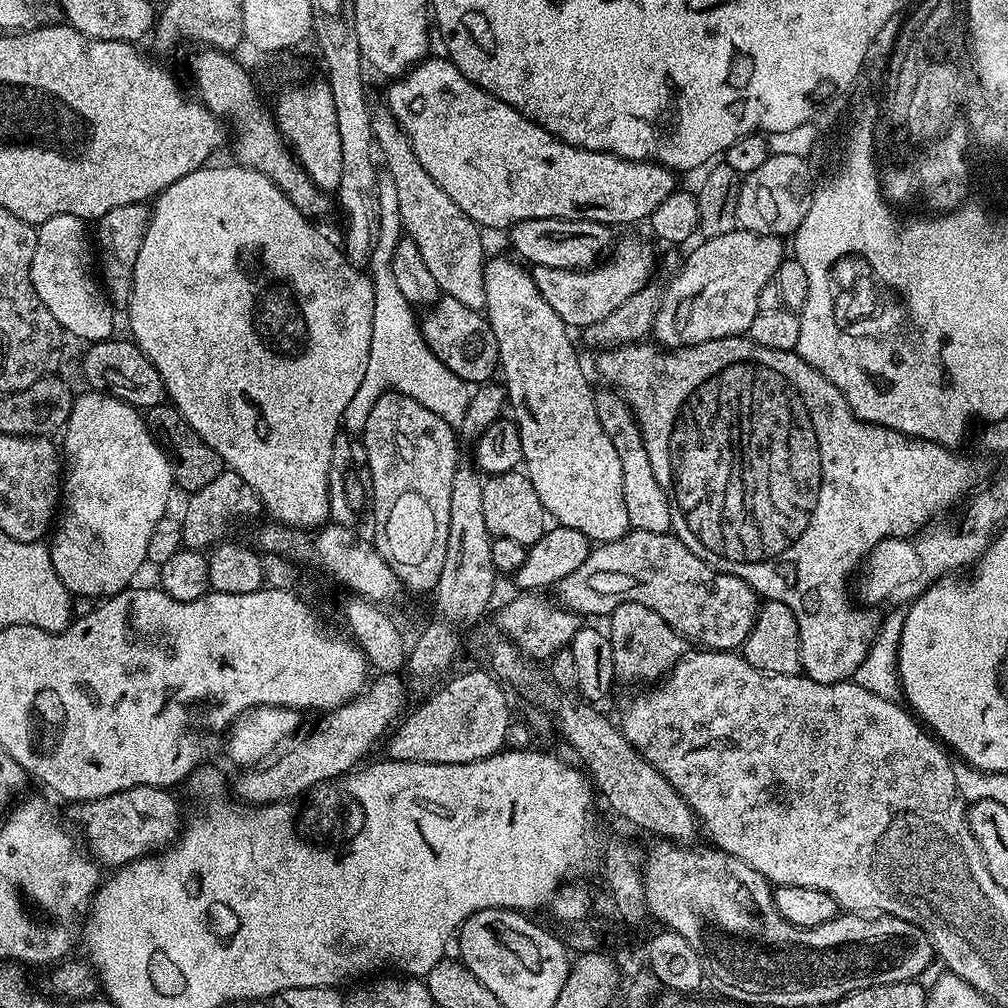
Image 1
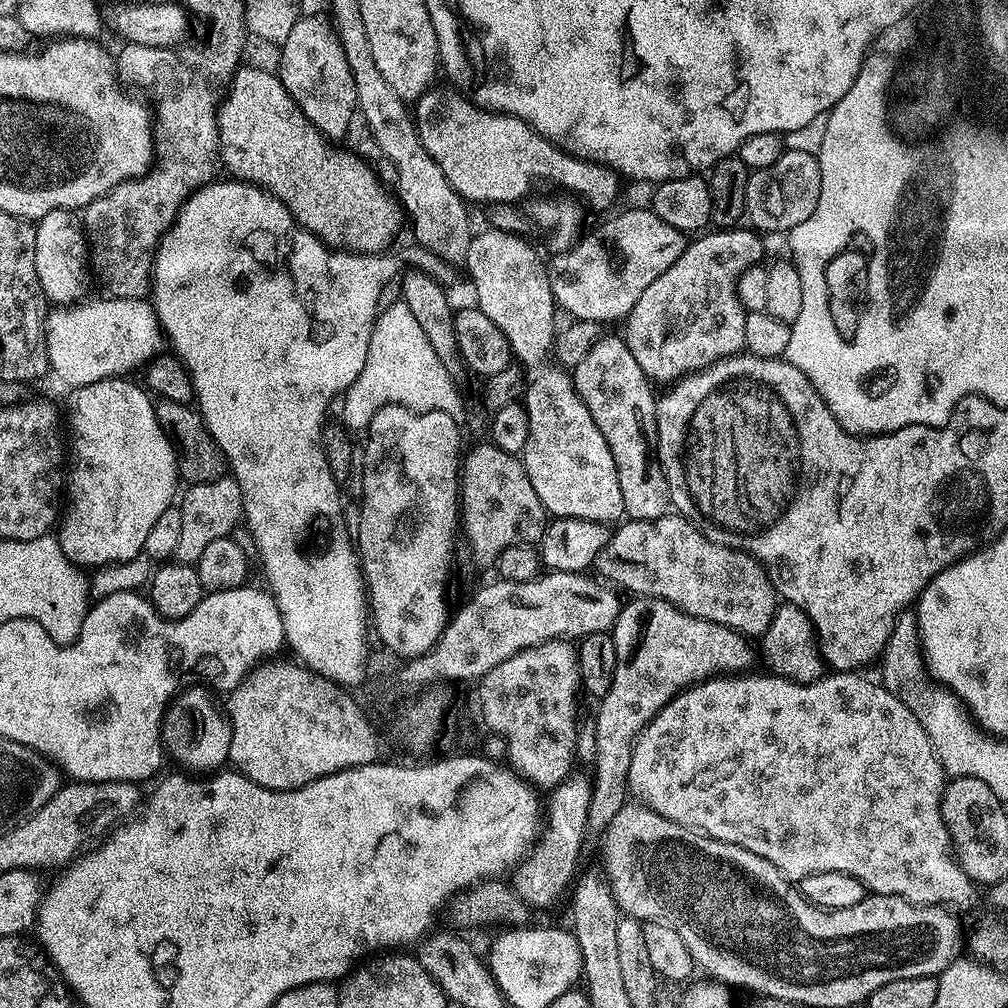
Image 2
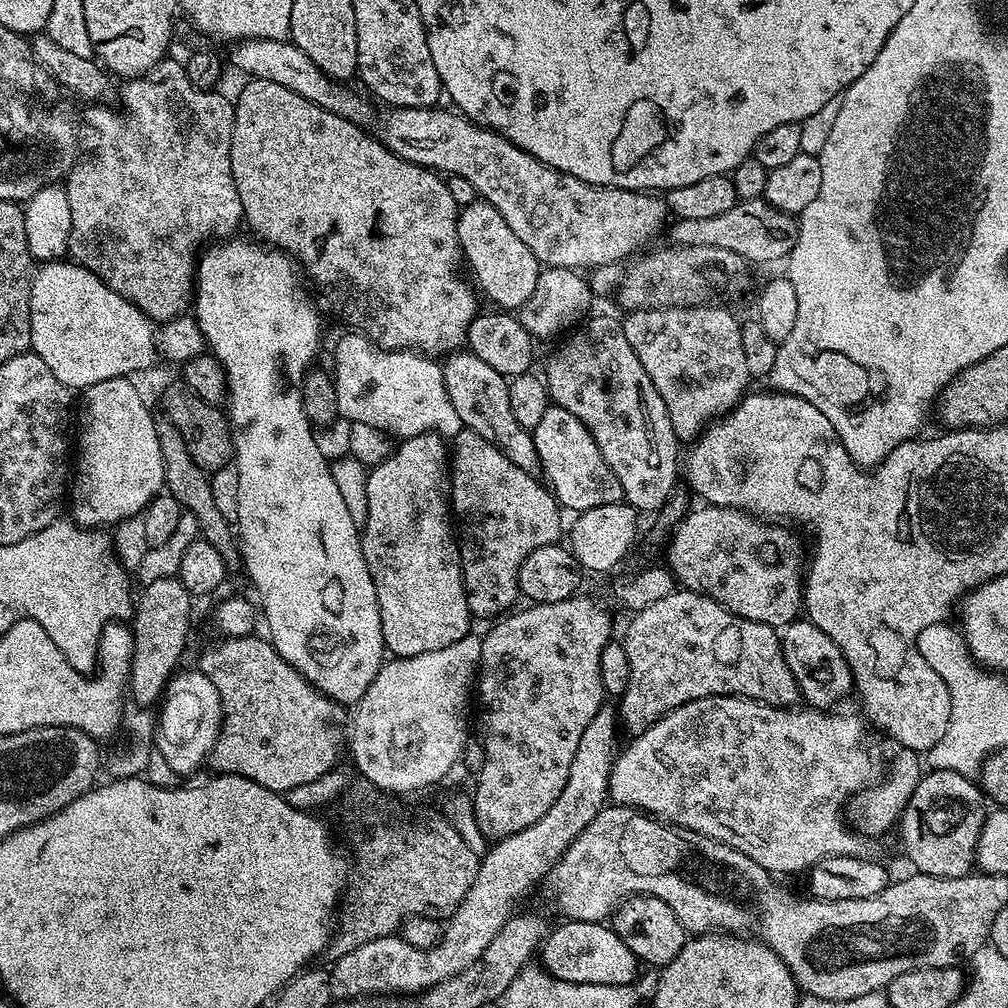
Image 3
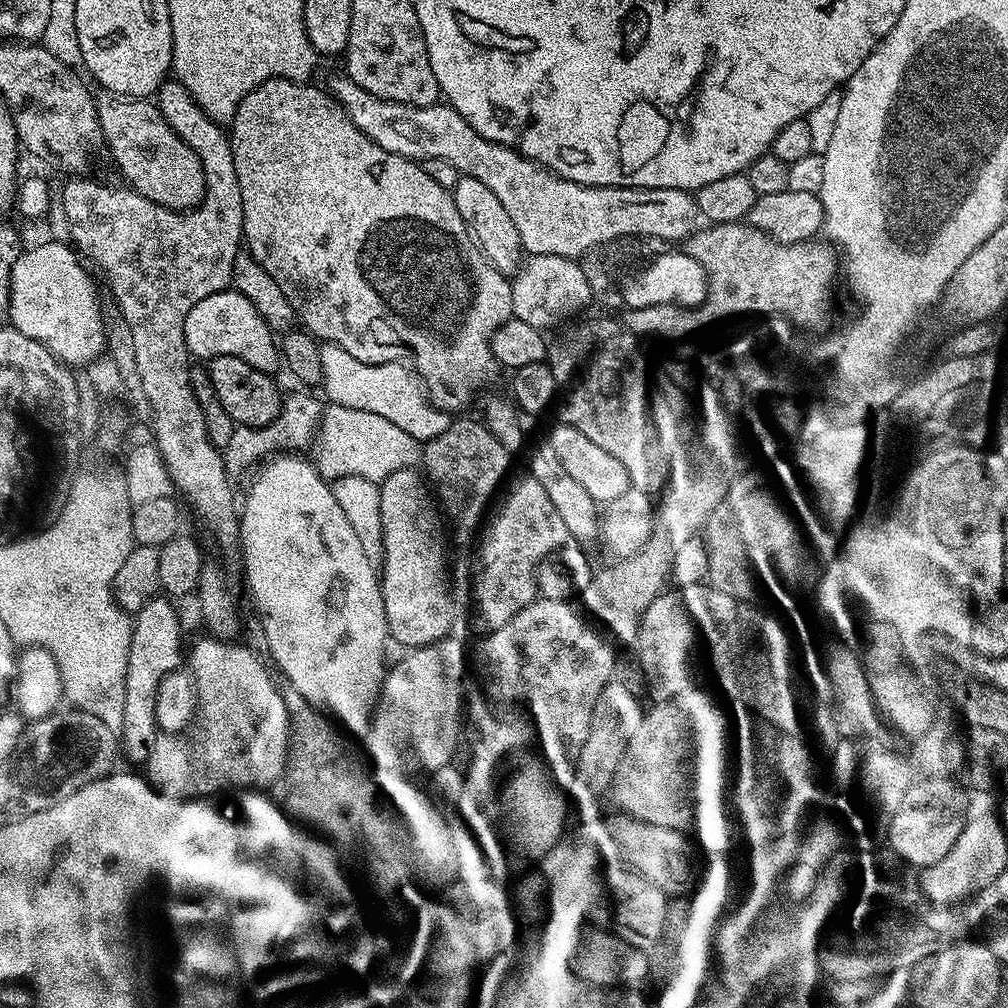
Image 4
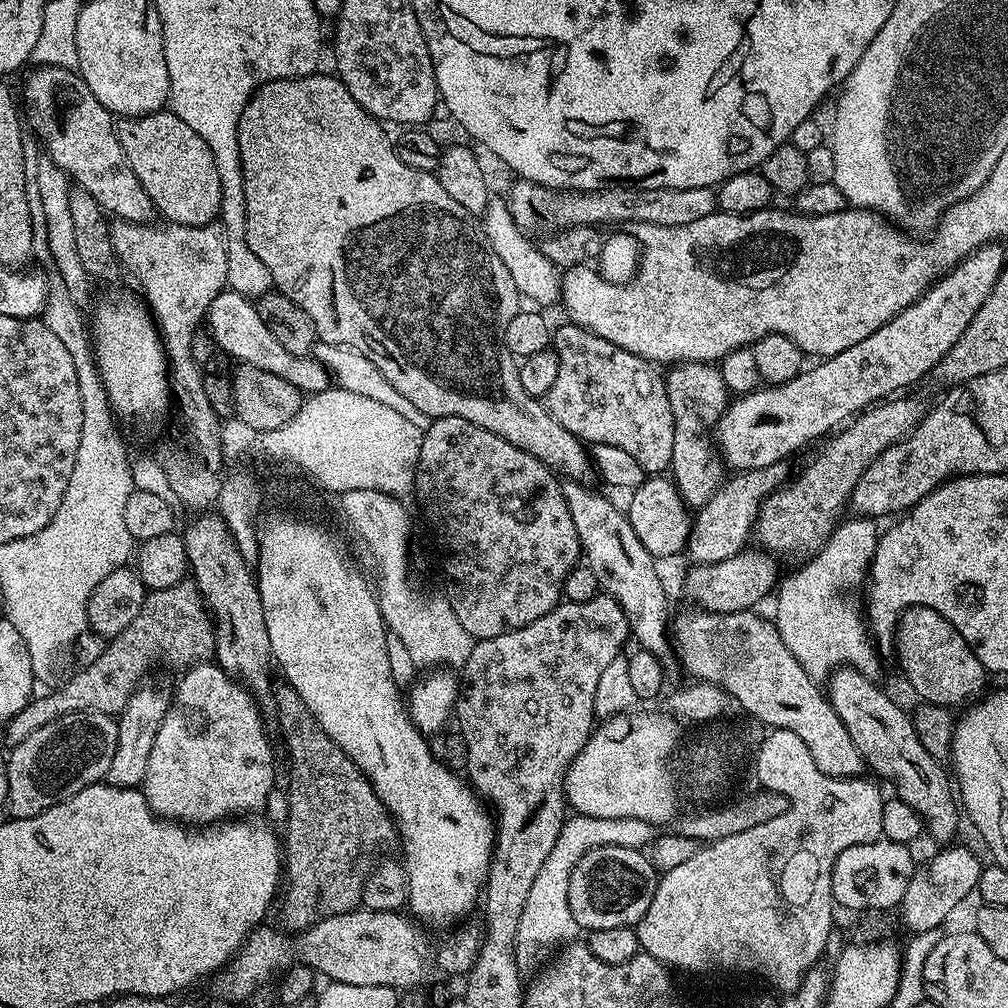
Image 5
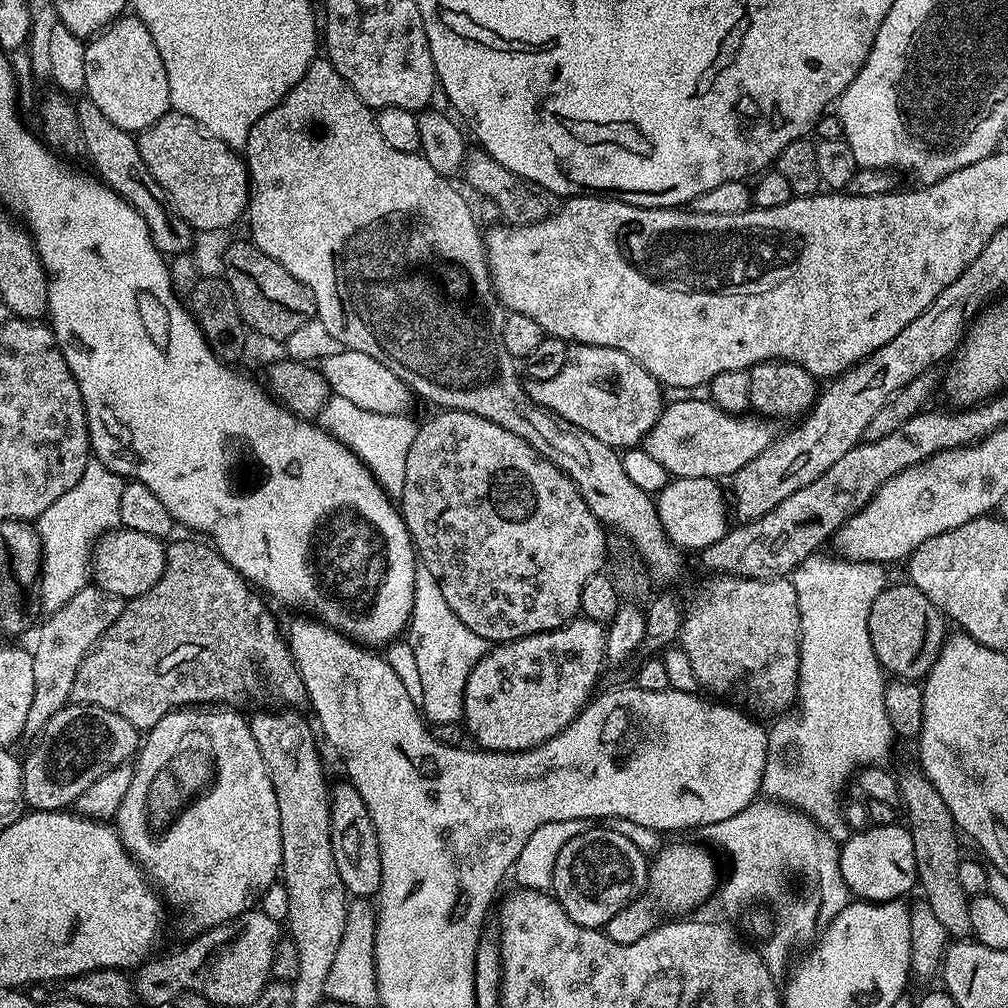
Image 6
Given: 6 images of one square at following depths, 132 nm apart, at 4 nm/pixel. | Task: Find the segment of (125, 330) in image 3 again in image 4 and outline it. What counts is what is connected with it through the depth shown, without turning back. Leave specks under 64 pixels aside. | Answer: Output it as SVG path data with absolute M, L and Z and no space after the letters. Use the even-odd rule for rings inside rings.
M53 238L48 242L17 255L8 287L8 320L26 338L42 342L63 364L87 366L106 352L106 317L100 313L96 284L67 243Z

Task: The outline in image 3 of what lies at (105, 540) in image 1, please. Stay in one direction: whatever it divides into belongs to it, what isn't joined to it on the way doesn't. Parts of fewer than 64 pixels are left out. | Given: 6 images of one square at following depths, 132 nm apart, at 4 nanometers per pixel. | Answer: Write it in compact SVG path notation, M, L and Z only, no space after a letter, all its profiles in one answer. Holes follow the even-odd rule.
M115 376L114 378L103 380L94 386L83 389L82 396L84 396L84 409L80 412L80 457L78 457L77 460L75 457L74 475L70 480L70 508L72 504L72 513L70 513L70 516L81 528L94 528L100 530L108 526L104 524L115 526L124 519L143 513L144 509L148 507L149 502L153 500L154 497L161 495L162 489L165 487L162 450L159 449L158 434L155 430L156 420L154 416L148 413L148 408L144 405L144 400L140 397L139 390L131 384L132 382L131 379L123 376Z

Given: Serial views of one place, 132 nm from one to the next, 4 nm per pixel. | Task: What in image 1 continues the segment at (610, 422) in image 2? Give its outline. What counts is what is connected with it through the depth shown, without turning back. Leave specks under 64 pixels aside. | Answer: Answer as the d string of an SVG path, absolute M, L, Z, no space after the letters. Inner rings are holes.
M604 391L608 392L596 392L598 422L602 422L602 430L606 430L610 442L614 442L618 462L622 462L622 494L626 498L629 525L638 532L668 532L672 527L670 506L658 478L654 478L654 466L650 466L650 454L646 454L640 423L619 392Z

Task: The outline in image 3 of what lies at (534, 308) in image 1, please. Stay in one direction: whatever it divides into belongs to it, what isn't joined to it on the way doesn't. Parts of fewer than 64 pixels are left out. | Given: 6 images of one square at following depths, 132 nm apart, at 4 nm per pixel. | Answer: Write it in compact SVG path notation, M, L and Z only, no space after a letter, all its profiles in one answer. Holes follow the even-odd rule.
M477 198L472 204L459 209L456 229L460 239L460 251L463 259L472 267L476 275L475 283L480 283L479 291L493 300L500 310L519 310L534 292L535 283L542 271L542 265L536 255L506 226L506 218L487 200ZM549 406L546 414L542 414L542 422L538 422L531 433L540 455L540 467L543 475L548 475L547 483L557 504L565 509L573 508L573 513L579 514L594 506L619 504L624 500L622 486L602 458L590 430L586 430L570 410Z

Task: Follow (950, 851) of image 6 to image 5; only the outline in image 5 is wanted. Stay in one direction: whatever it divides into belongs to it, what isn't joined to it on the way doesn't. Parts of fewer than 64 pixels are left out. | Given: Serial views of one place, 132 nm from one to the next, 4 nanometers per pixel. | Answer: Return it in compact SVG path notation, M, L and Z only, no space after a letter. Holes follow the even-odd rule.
M839 667L826 680L826 695L838 718L842 718L846 734L850 734L854 746L858 746L858 754L862 754L865 765L873 768L877 777L885 776L892 783L895 799L906 802L906 806L920 815L927 835L929 832L940 846L947 845L955 841L952 839L960 828L960 816L962 820L949 769L918 742L911 715L907 711L904 713L878 684L854 667Z

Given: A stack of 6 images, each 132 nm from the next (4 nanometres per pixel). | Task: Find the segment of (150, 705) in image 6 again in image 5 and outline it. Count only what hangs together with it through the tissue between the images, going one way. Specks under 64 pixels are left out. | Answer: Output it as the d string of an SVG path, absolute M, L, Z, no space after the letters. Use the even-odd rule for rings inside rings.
M185 578L182 583L169 588L149 591L138 618L134 618L134 622L130 622L120 636L111 637L105 644L108 645L81 672L74 673L57 692L49 696L37 695L3 725L2 732L8 746L22 743L34 734L34 730L42 730L42 726L66 714L101 712L115 717L128 705L132 693L141 687L143 680L140 679L155 664L164 663L168 668L187 670L194 664L211 661L216 655L216 629L203 596L195 583Z

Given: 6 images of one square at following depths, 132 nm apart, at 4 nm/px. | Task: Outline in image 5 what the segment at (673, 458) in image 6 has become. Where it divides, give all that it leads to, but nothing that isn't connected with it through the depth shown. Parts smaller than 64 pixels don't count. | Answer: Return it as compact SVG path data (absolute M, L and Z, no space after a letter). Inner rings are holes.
M1000 242L983 244L952 271L944 273L913 304L906 306L897 316L890 318L890 322L874 330L870 338L862 338L862 342L854 342L854 346L813 363L816 364L813 368L812 365L805 367L803 372L782 385L761 386L754 392L737 395L721 414L714 429L714 443L725 465L732 470L747 470L787 461L787 456L794 455L811 440L819 441L827 437L833 430L839 429L873 404L901 390L911 389L908 388L911 384L918 383L923 376L927 377L936 363L948 353L950 346L954 346L954 342L962 338L974 314L978 314L978 306L982 306L986 298L990 298L990 290L994 290L1000 273L1006 268L1004 246Z

